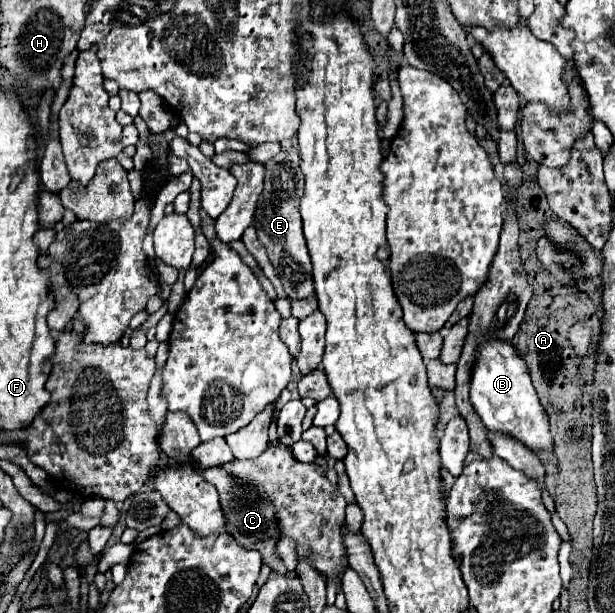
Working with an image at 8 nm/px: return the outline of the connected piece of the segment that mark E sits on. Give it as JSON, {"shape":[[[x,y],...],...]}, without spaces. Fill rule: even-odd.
{"shape":[[[284,148],[280,154],[270,158],[264,166],[266,166],[264,192],[258,200],[258,208],[254,216],[254,228],[258,232],[258,240],[264,244],[268,258],[276,274],[280,276],[288,298],[292,300],[308,298],[314,292],[314,280],[312,280],[310,256],[302,236],[302,220],[298,212],[298,204],[302,198],[302,172],[300,172],[298,148],[290,148],[290,150]]]}

